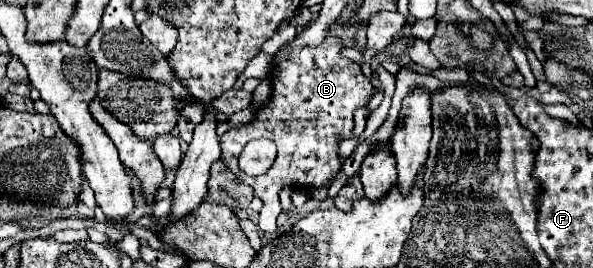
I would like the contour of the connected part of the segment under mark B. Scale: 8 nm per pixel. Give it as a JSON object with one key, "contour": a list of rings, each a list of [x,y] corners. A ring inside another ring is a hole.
{"contour":[[[328,34],[326,40],[318,46],[318,48],[302,48],[298,52],[290,52],[288,56],[274,56],[272,60],[272,74],[270,74],[270,84],[272,84],[272,98],[270,102],[258,110],[256,120],[248,126],[238,126],[238,128],[230,128],[222,140],[222,162],[248,186],[254,188],[256,198],[260,198],[264,202],[264,208],[260,212],[260,220],[258,220],[258,228],[260,232],[264,232],[262,236],[266,238],[274,238],[276,236],[276,216],[282,212],[282,208],[278,206],[278,192],[282,190],[284,184],[290,186],[304,186],[304,188],[318,188],[322,184],[328,184],[332,180],[336,180],[336,176],[342,172],[342,162],[338,160],[338,136],[342,140],[352,136],[352,128],[354,128],[354,120],[352,114],[360,104],[366,104],[370,94],[374,92],[372,82],[362,74],[362,68],[344,58],[342,56],[342,40],[334,34]],[[254,138],[270,138],[276,142],[278,146],[278,156],[274,166],[264,174],[264,176],[246,176],[242,174],[242,170],[238,168],[238,156],[242,152],[242,140],[254,140]]]}

